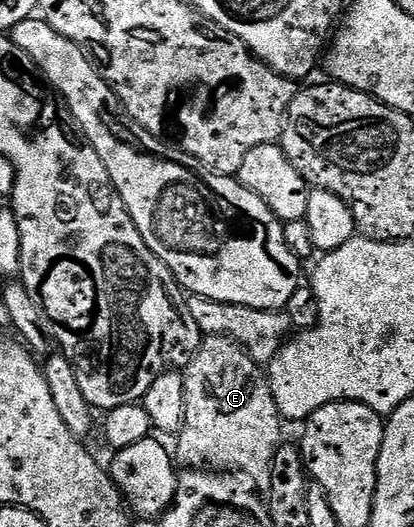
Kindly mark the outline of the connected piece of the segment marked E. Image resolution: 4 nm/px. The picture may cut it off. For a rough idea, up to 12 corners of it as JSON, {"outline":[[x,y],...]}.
{"outline":[[207,336],[184,370],[177,462],[269,490],[282,437],[267,370]]}

